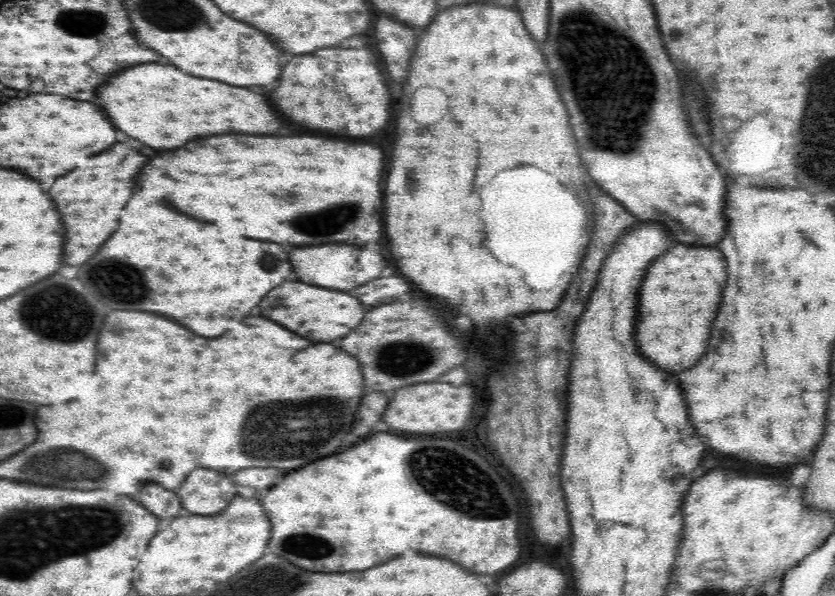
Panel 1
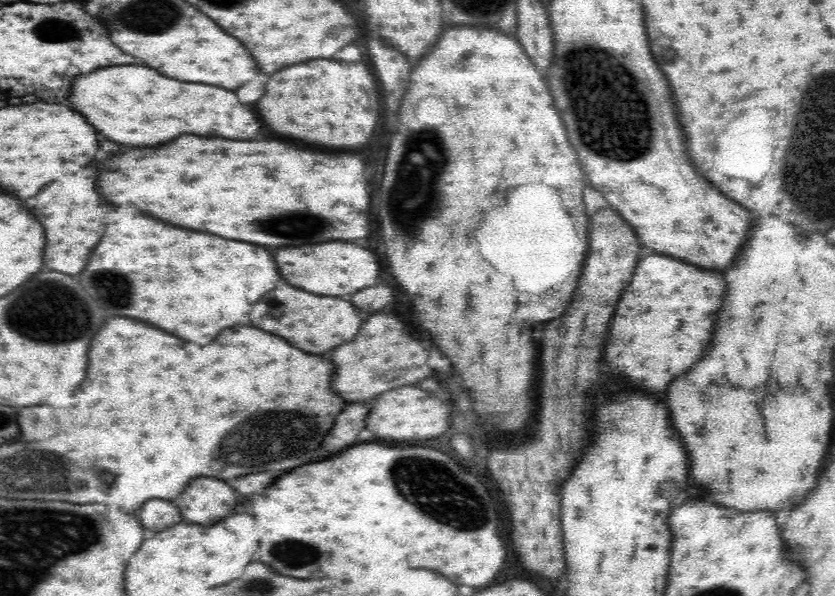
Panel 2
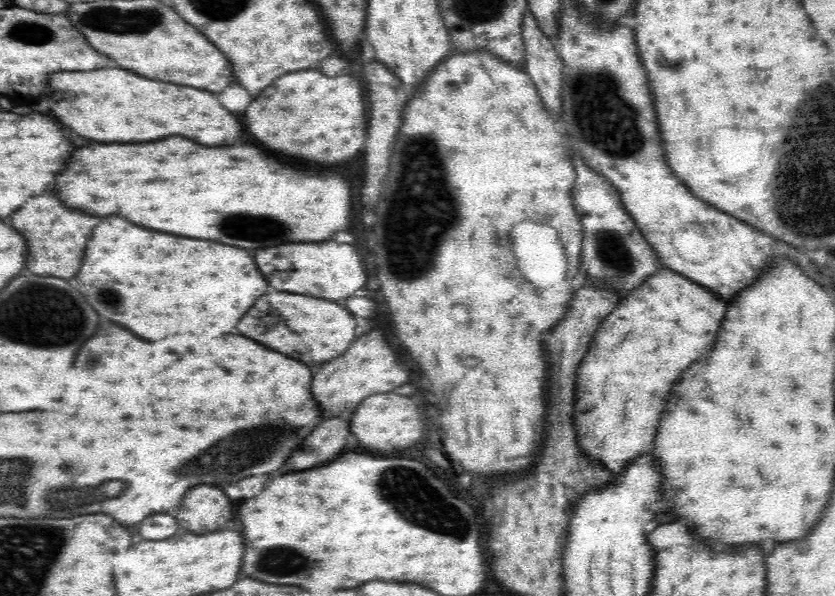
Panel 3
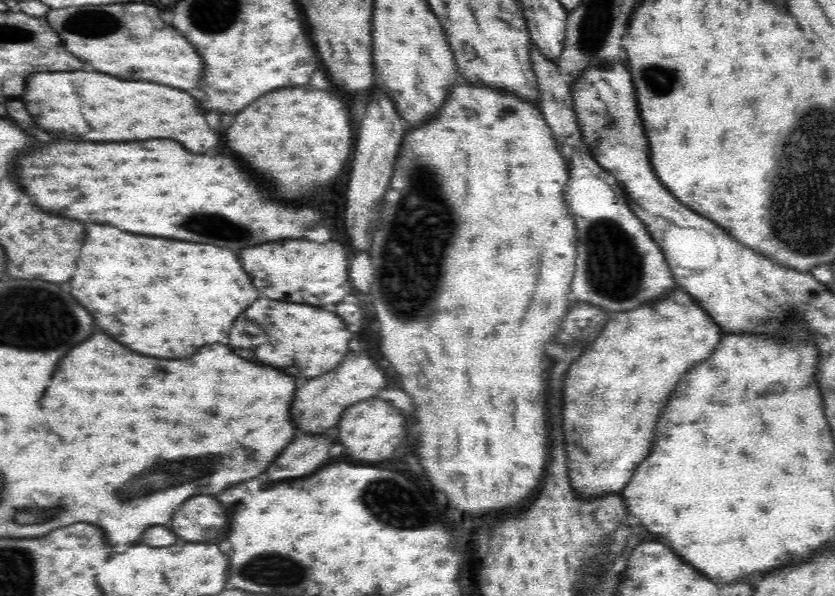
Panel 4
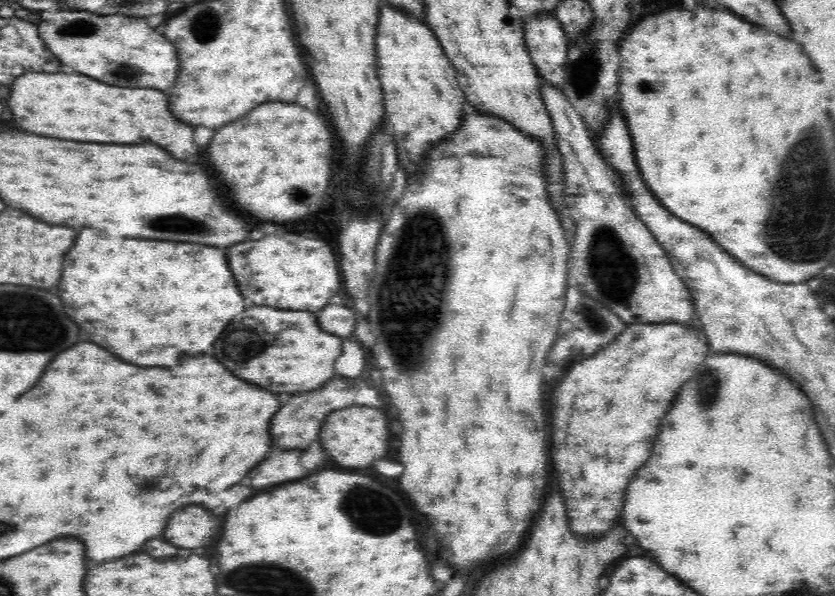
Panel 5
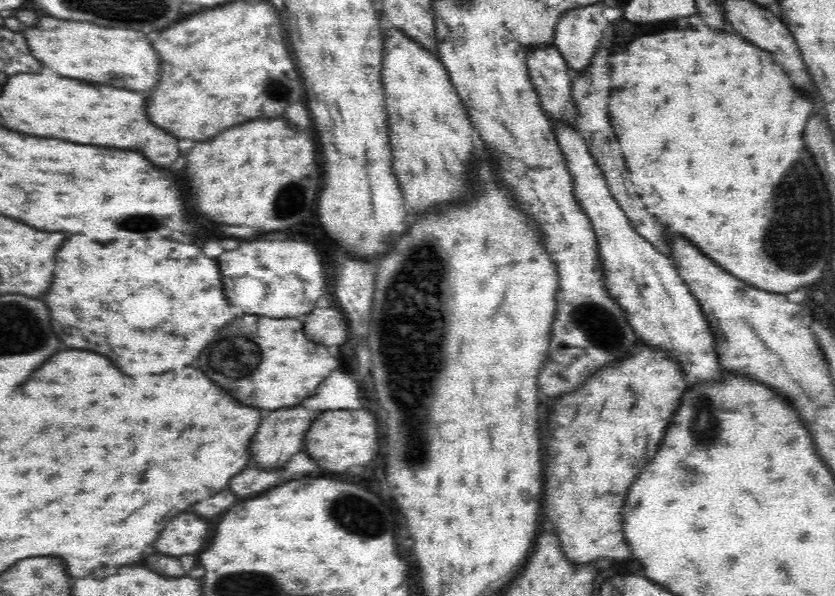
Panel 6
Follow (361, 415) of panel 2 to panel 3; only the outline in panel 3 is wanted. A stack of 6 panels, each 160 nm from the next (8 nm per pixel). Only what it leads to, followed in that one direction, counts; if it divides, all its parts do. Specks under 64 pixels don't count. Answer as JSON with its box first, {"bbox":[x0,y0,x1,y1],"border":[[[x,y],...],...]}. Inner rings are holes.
{"bbox":[288,417,353,470],"border":[[[342,417],[324,419],[308,436],[308,440],[304,440],[300,450],[292,454],[288,464],[296,470],[314,468],[326,460],[336,458],[348,444],[353,444],[349,419]]]}

